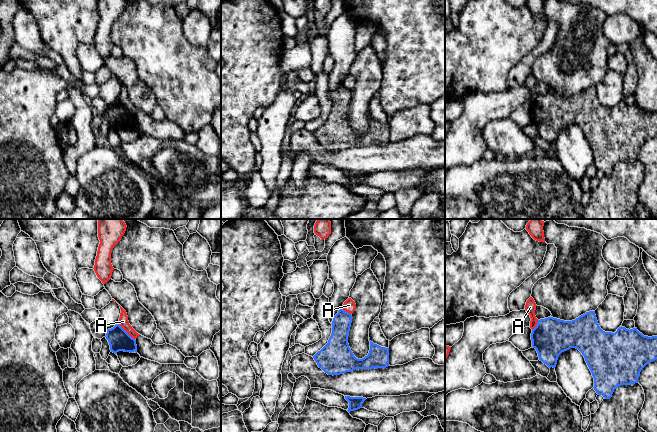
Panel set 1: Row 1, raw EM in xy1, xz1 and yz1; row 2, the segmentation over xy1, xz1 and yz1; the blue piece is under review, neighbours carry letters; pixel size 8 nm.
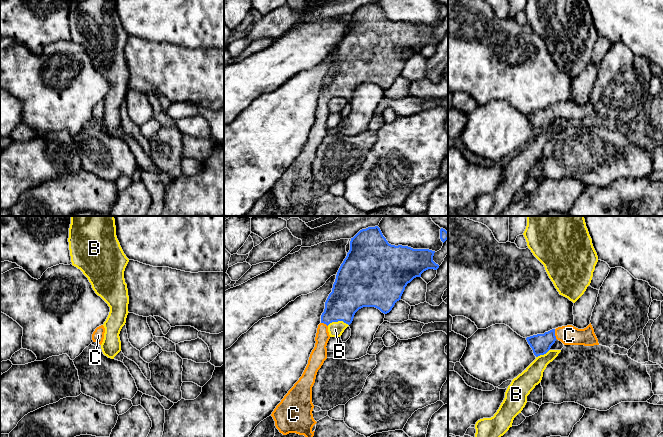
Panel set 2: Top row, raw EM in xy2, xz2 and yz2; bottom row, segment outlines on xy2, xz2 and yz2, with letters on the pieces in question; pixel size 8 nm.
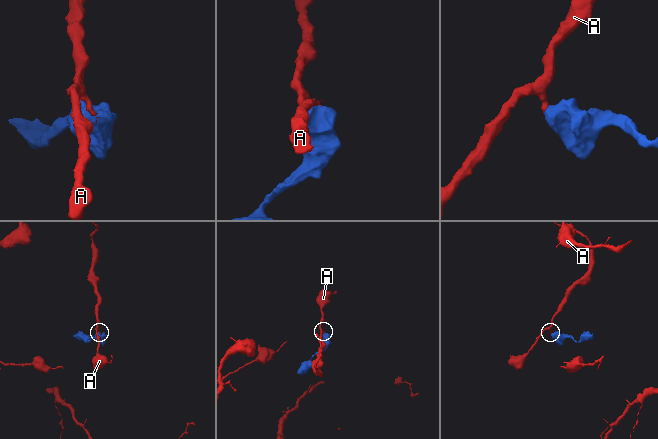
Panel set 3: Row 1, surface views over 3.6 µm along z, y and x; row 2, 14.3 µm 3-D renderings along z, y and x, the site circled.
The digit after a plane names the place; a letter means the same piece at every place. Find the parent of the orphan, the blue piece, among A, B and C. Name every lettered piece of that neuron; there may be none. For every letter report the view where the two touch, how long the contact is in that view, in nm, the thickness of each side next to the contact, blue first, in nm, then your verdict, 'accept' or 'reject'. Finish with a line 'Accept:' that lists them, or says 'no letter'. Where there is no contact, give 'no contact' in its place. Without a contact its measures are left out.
A: xy1 | 190 nm | 180/80 nm | reject
B: xz2 | 180 nm | 300/120 nm | reject
C: yz2 | 90 nm | 160/160 nm | accept
Accept: C

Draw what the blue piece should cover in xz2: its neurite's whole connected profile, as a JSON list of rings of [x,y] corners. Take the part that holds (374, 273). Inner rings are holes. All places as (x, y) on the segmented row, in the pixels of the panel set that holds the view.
[[[378,226],[360,230],[350,241],[350,250],[341,264],[332,292],[329,294],[325,309],[321,315],[315,337],[315,347],[312,350],[308,364],[294,386],[288,391],[276,406],[271,416],[275,426],[283,435],[296,433],[305,437],[313,437],[313,426],[317,423],[313,418],[312,387],[318,370],[327,359],[327,343],[330,339],[328,325],[343,321],[350,325],[355,313],[363,307],[375,307],[382,313],[389,313],[395,303],[401,299],[405,287],[414,278],[428,270],[437,270],[439,265],[433,261],[435,251],[429,249],[413,249],[408,246],[391,245],[383,236]]]

